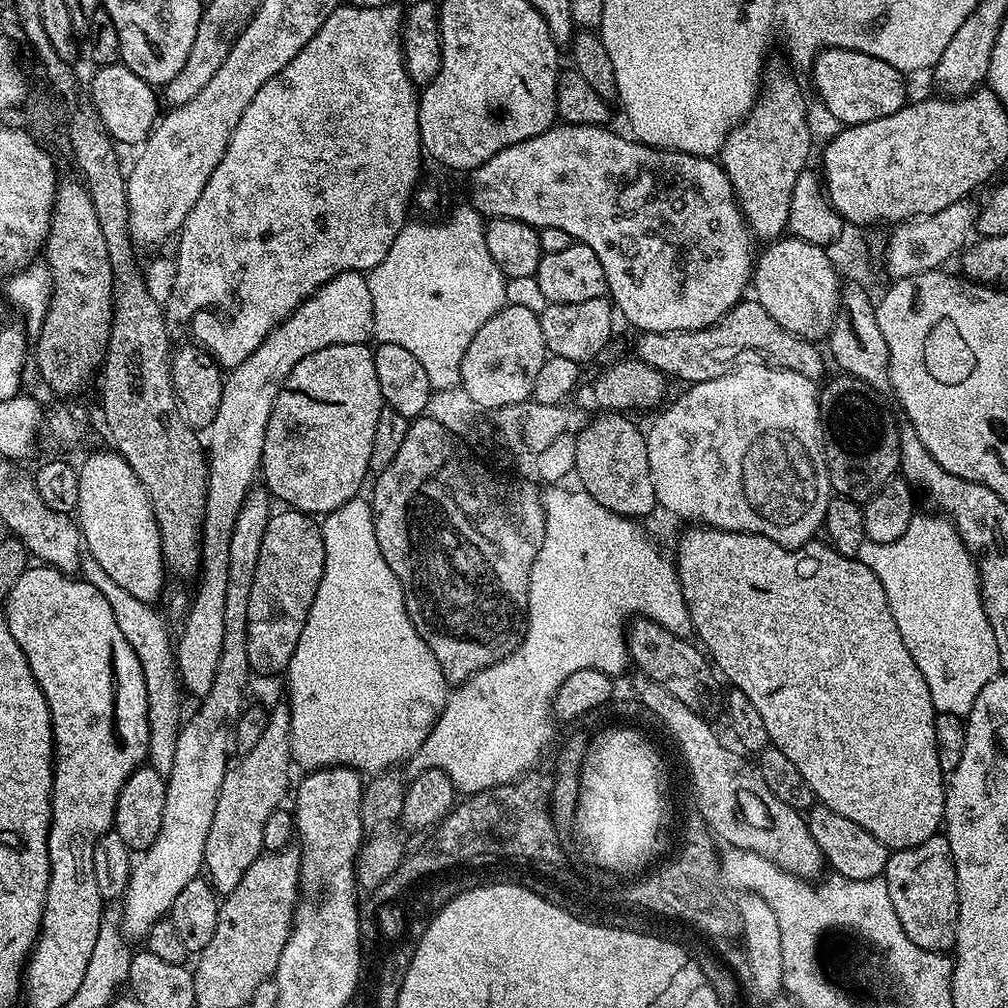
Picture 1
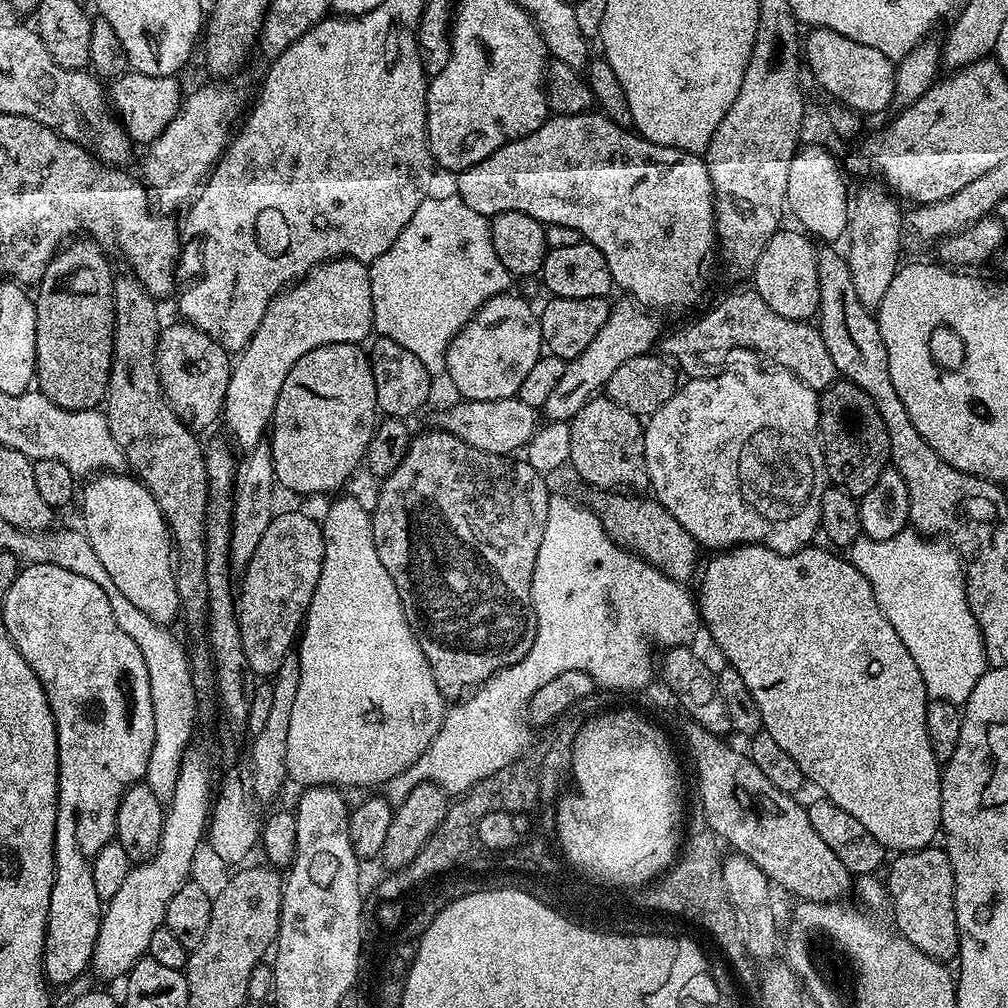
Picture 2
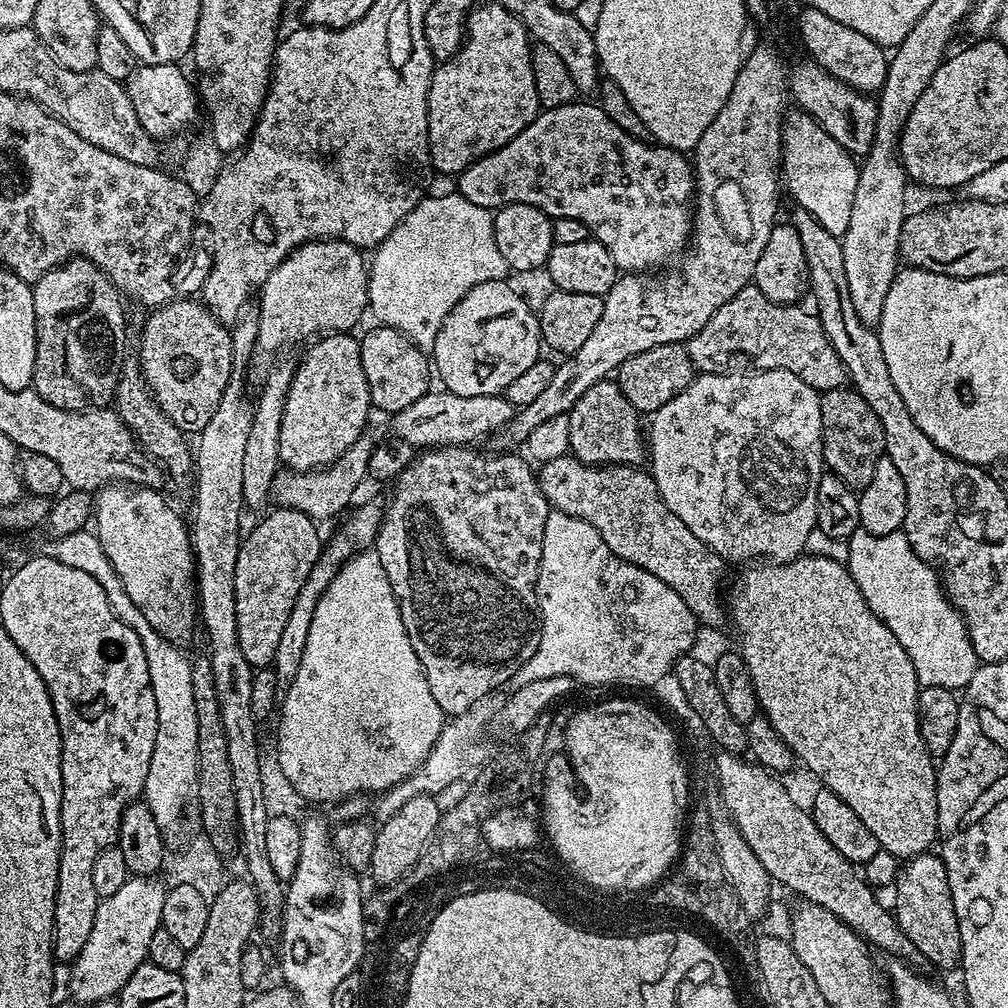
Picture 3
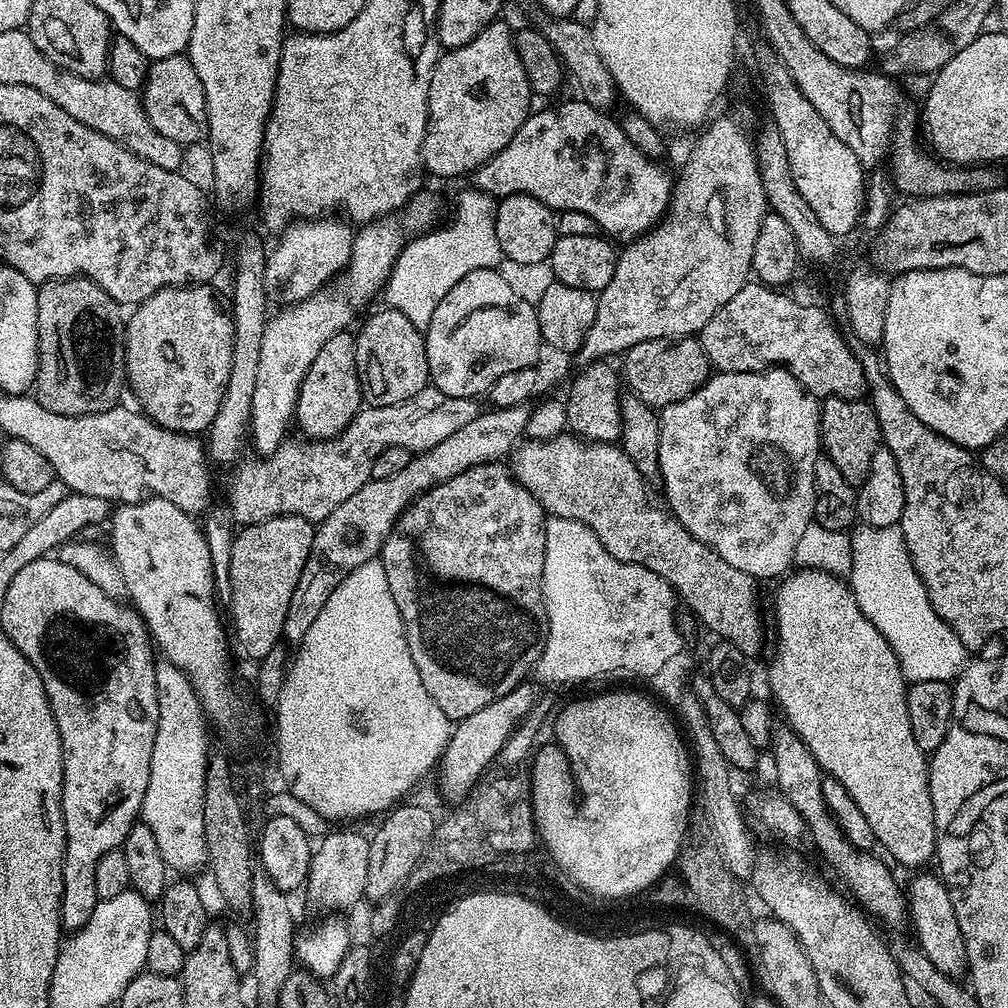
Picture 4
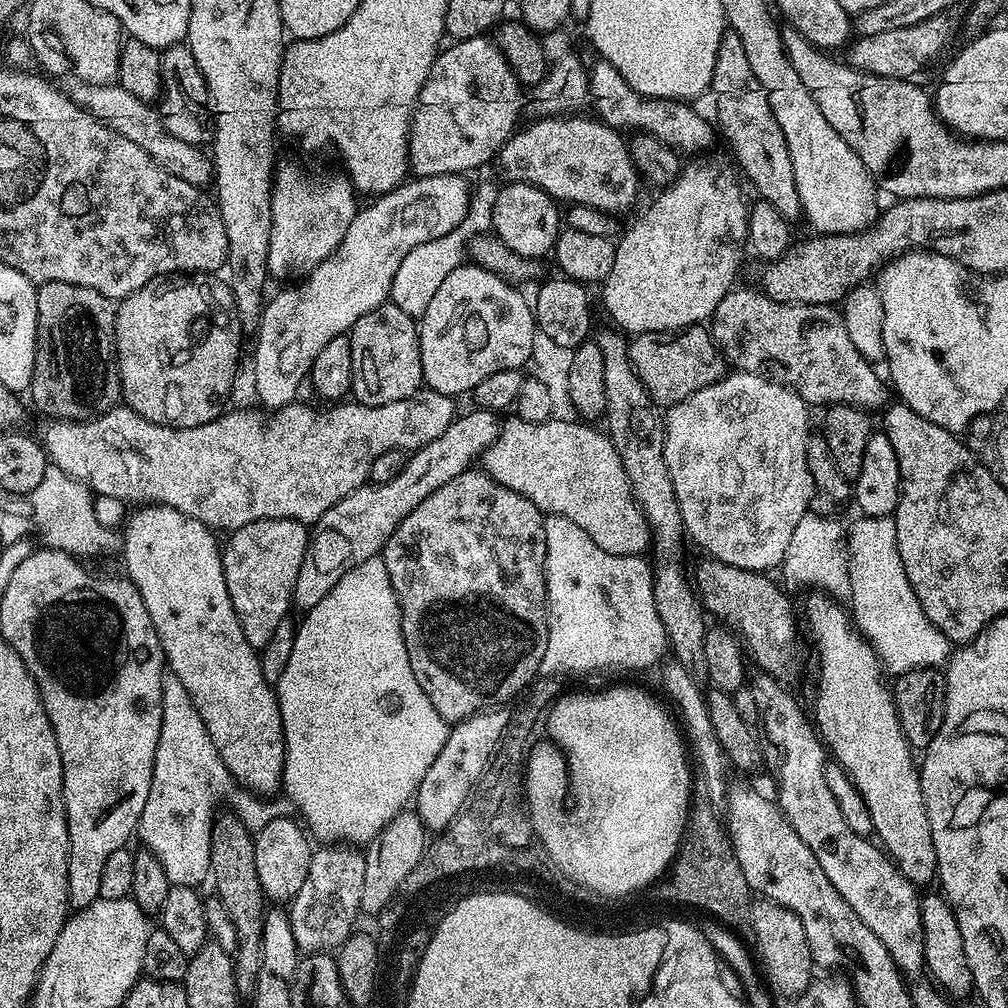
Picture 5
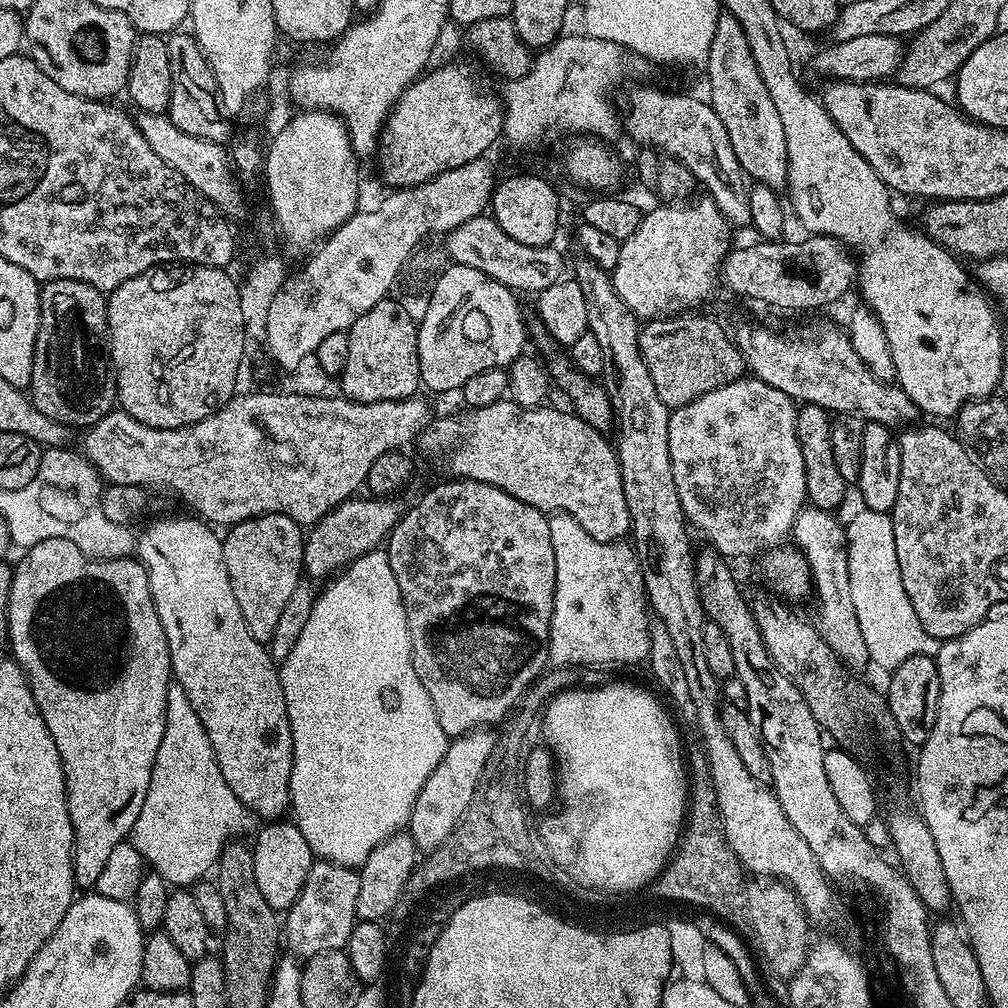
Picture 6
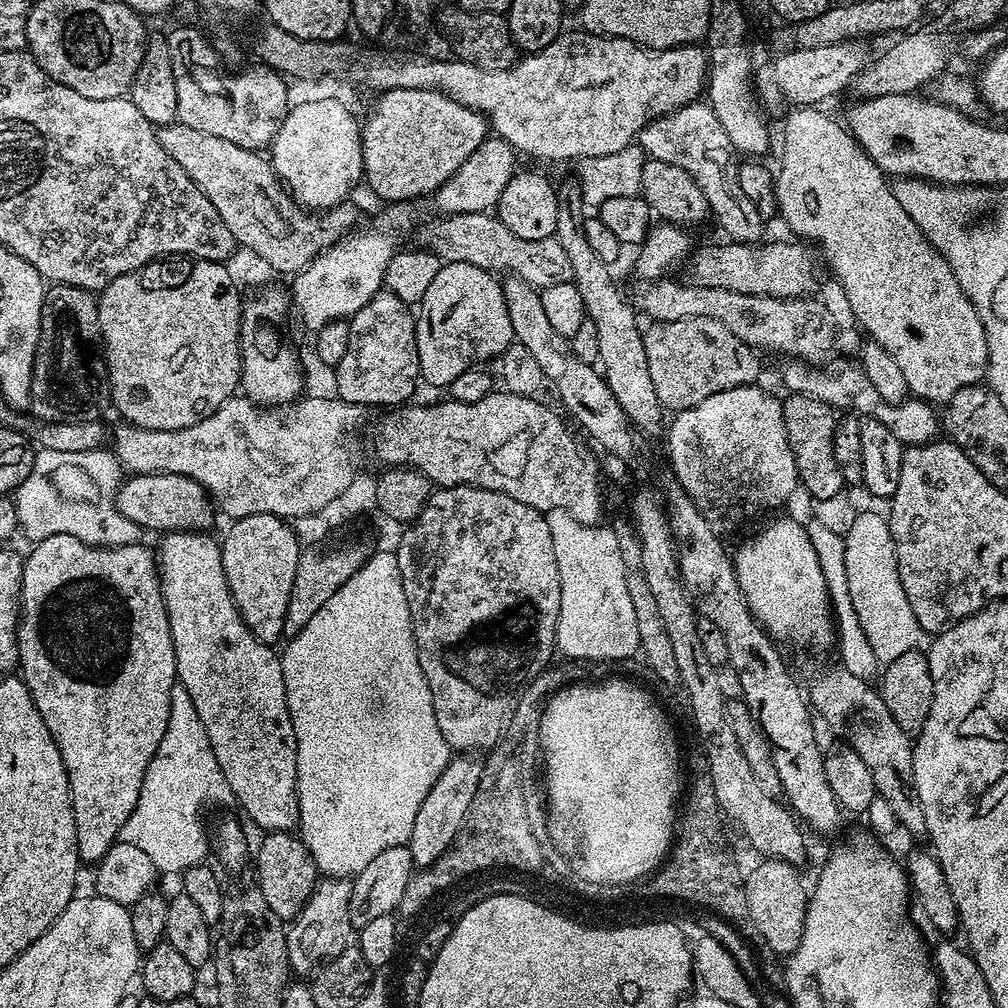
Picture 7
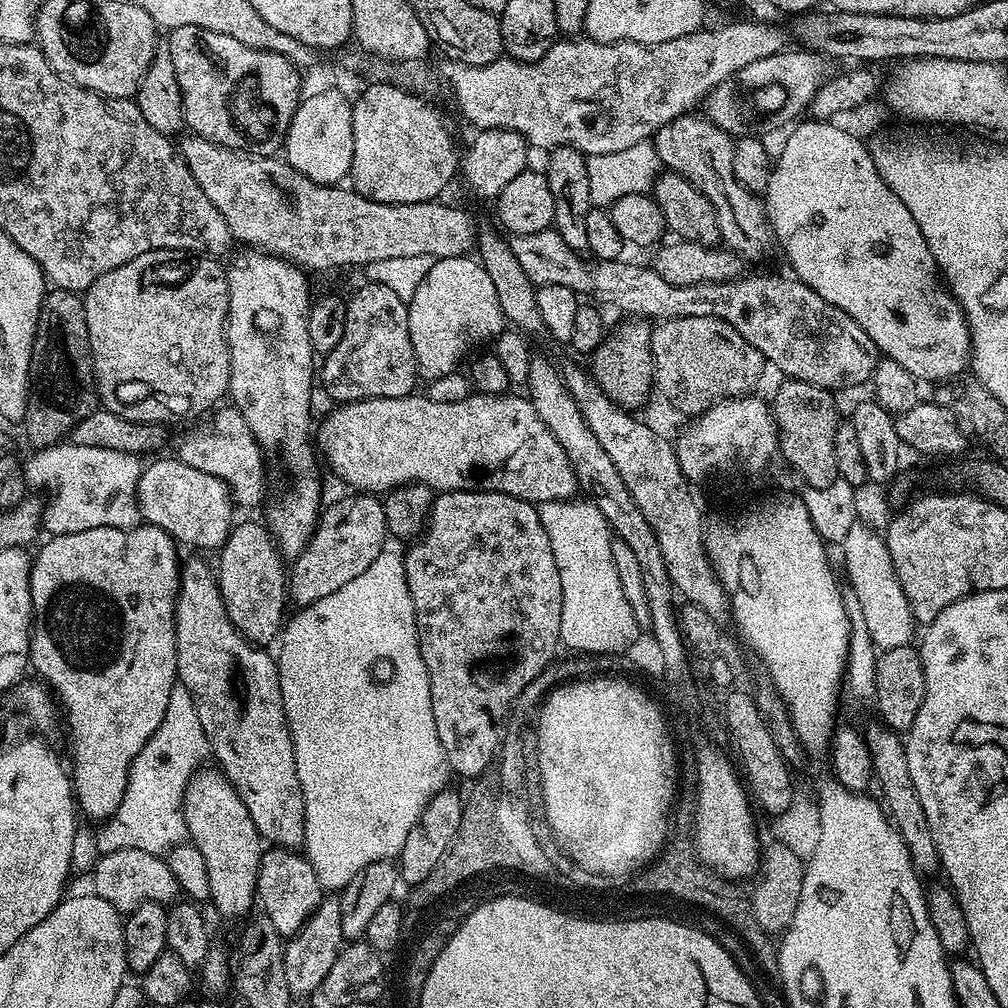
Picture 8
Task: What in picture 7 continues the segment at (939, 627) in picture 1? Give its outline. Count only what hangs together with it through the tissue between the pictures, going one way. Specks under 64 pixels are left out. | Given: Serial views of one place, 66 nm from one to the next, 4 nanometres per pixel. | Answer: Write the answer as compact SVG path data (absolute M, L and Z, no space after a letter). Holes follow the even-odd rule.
M859 511L849 532L844 535L844 542L852 603L879 663L885 664L901 654L919 651L927 643L928 636L918 625L918 618L902 589L887 519L881 513Z

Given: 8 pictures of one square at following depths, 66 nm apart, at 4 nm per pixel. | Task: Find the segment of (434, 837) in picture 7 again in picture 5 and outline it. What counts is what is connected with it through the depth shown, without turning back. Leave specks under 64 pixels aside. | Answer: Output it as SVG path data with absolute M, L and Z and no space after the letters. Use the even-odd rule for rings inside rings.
M493 706L465 720L457 720L449 727L446 746L438 750L438 758L434 758L430 770L426 770L426 778L422 778L414 797L414 811L429 833L436 834L448 827L467 804L484 768L500 745L508 716L507 707Z

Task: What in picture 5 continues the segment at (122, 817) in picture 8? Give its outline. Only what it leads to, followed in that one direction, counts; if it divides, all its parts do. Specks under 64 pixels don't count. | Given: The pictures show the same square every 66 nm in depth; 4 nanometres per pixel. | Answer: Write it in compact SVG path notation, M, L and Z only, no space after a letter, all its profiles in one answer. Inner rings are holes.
M165 675L162 682L162 730L158 734L158 746L156 747L156 757L154 758L154 774L150 782L150 795L146 797L146 806L142 806L142 818L140 819L140 826L138 829L138 840L141 840L143 847L147 851L153 852L158 858L158 862L162 862L162 870L166 870L166 878L169 882L178 886L200 886L200 883L209 875L211 866L211 830L214 817L217 815L218 808L216 804L220 804L225 800L227 811L232 812L238 819L245 824L252 834L258 833L262 830L262 826L266 826L266 822L270 822L279 816L292 816L294 809L287 798L272 798L268 799L256 795L254 792L248 791L246 788L240 787L239 784L233 780L231 774L226 770L226 766L222 762L222 758L217 756L216 747L210 738L210 734L206 730L206 722L202 722L202 714L198 714L198 710L194 710L194 702L190 702L190 694L186 694L186 686L182 686L182 682L178 682L178 678L174 675Z

